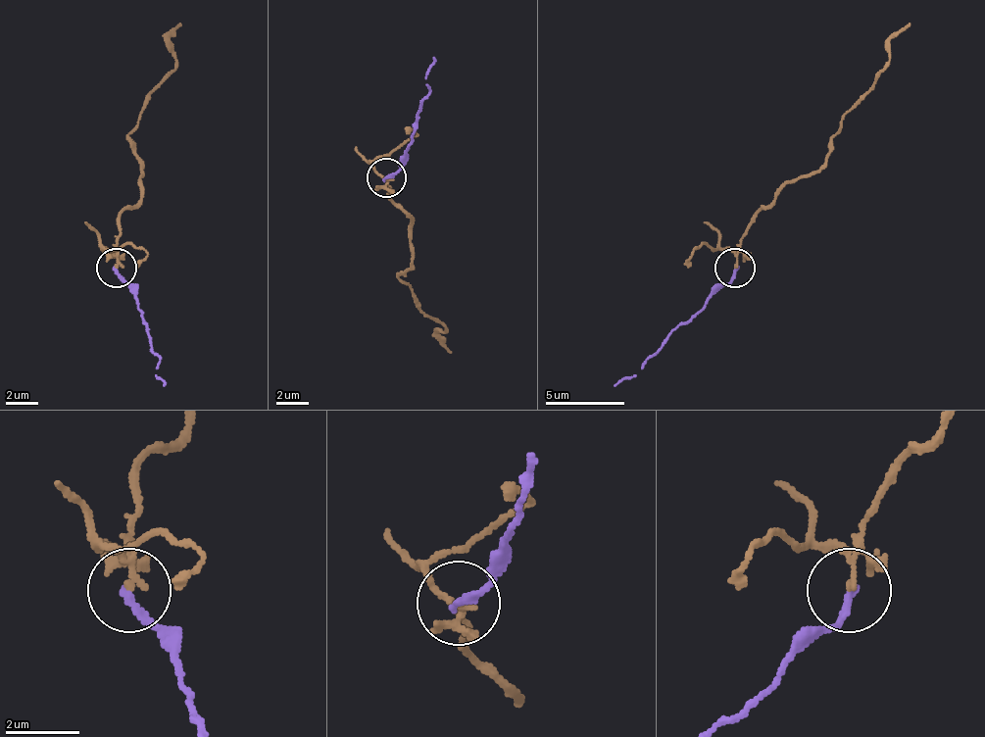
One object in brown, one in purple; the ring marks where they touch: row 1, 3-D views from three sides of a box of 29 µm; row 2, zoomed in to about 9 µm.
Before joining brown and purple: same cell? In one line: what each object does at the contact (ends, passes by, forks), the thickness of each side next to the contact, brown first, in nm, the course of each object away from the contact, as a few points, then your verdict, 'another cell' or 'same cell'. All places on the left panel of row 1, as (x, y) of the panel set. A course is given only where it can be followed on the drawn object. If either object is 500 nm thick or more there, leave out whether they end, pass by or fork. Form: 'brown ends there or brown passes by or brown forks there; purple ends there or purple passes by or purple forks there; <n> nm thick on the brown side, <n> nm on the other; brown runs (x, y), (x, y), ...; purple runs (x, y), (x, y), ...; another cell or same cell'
brown passes by; purple ends there; 110 nm thick on the brown side, 190 nm on the other; brown runs (115, 267), (119, 216), (139, 199), (143, 168), (130, 132), (143, 100), (174, 65), (171, 41), (178, 21); purple runs (115, 267), (139, 307), (159, 358), (155, 373), (163, 385); another cell

